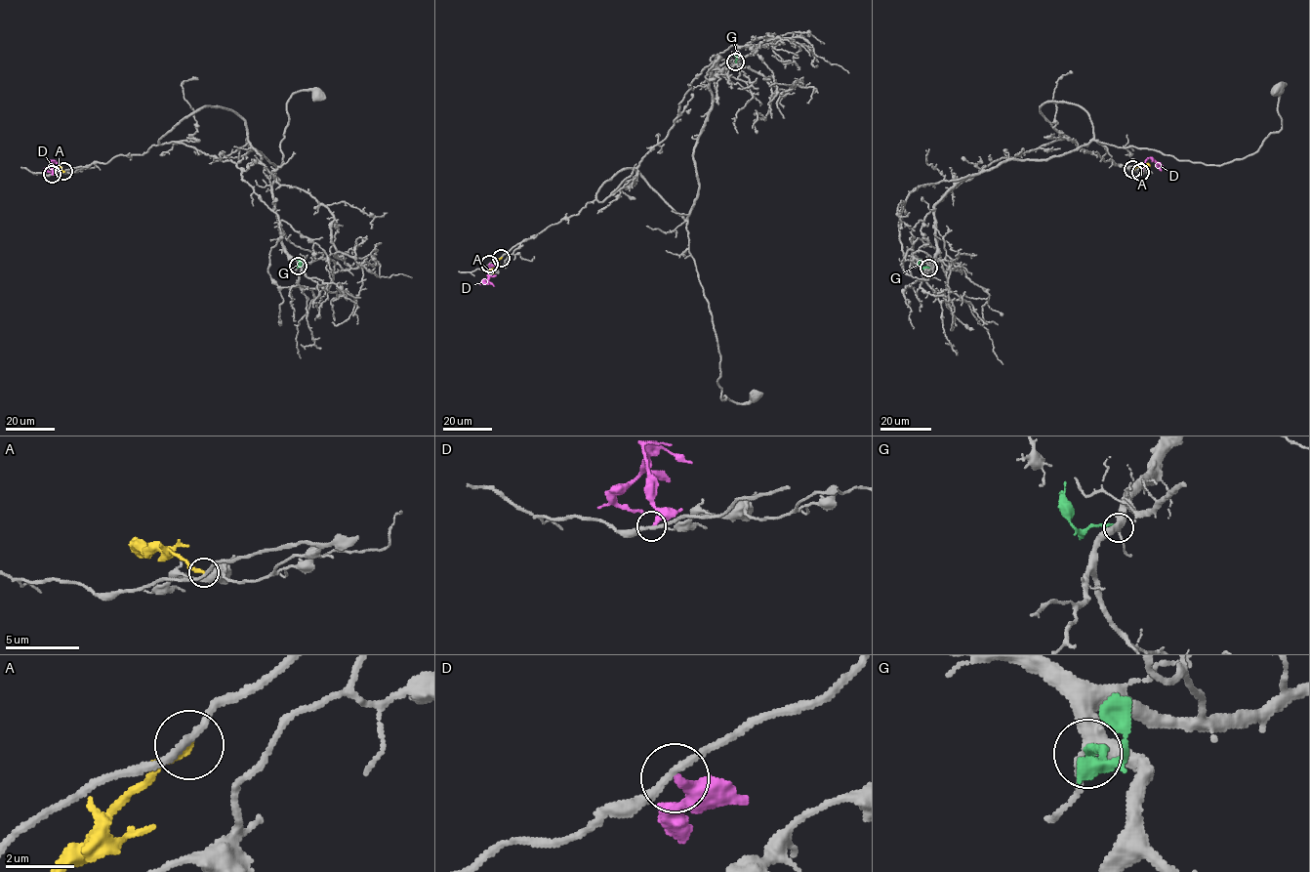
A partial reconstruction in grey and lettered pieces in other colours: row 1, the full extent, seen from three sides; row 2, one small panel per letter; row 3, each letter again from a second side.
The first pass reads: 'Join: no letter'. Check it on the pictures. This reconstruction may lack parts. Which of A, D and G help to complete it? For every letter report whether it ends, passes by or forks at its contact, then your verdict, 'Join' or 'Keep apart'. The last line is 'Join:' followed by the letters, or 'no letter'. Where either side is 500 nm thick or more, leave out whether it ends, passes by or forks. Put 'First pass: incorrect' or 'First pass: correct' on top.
First pass: correct
A: It ends there. Keep apart
D: It ends there. Keep apart
G: It ends there. Keep apart
Join: no letter

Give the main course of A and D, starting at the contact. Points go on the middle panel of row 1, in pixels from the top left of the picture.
A: (502, 257), (489, 273)
D: (489, 264), (488, 279), (483, 282), (488, 284)

